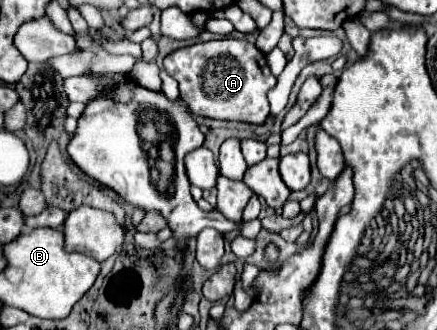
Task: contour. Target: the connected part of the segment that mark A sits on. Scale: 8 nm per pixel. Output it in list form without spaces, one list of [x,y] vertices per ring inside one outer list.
[[[220,39],[182,47],[164,57],[164,69],[180,85],[180,99],[194,115],[212,117],[212,113],[228,113],[212,119],[234,119],[262,125],[270,115],[266,93],[276,85],[266,55],[254,43],[240,39]]]

